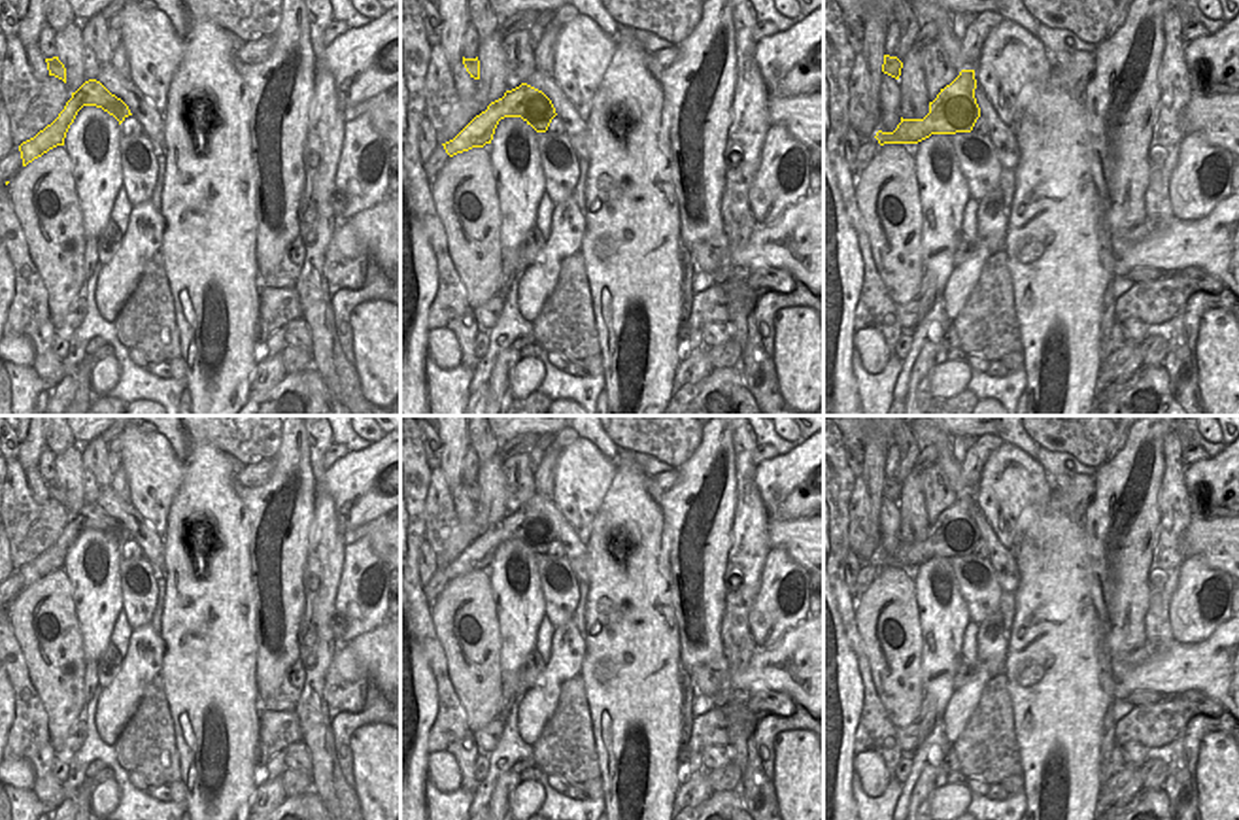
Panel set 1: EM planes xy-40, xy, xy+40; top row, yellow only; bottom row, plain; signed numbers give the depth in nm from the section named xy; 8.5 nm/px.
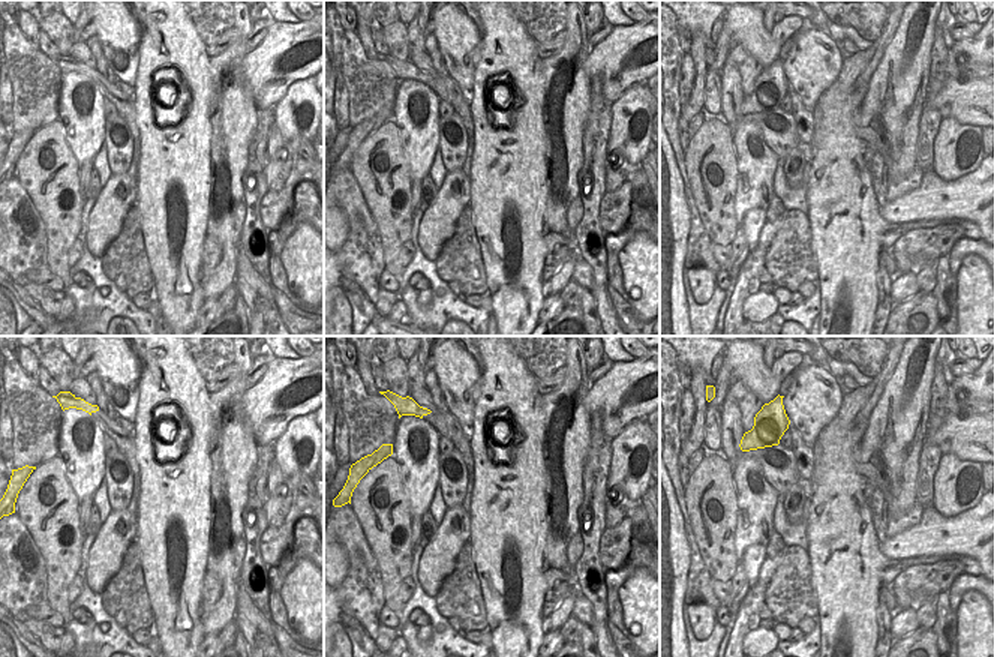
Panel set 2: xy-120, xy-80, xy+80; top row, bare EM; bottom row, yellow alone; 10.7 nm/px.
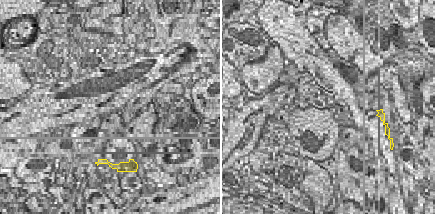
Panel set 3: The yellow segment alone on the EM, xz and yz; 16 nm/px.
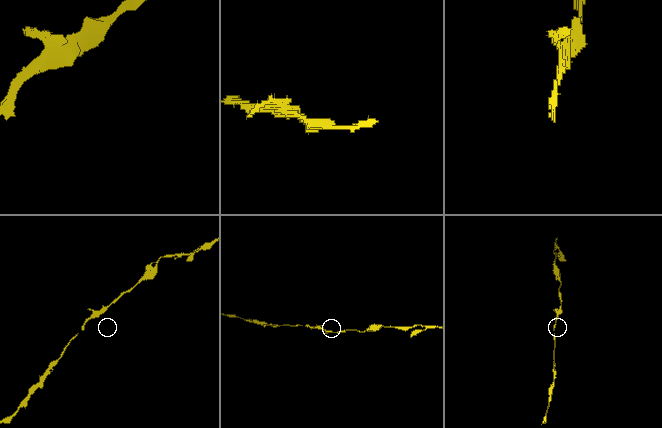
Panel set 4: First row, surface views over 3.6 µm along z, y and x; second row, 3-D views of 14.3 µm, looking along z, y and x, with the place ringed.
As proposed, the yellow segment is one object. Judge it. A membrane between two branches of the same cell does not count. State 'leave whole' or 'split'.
leave whole

